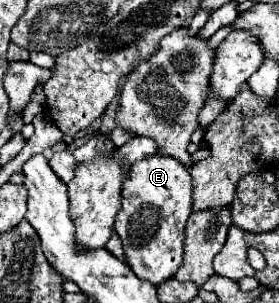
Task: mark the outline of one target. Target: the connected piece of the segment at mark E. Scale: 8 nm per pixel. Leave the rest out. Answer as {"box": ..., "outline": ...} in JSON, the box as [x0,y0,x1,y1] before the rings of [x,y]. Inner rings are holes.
{"box":[115,155,193,285],"outline":[[[147,155],[135,161],[129,169],[129,179],[123,185],[123,201],[121,211],[115,217],[115,231],[123,241],[123,251],[127,257],[127,265],[135,271],[137,277],[159,285],[171,279],[181,267],[183,259],[183,245],[185,245],[185,223],[193,211],[193,191],[191,191],[191,175],[181,161],[169,155]]]}

